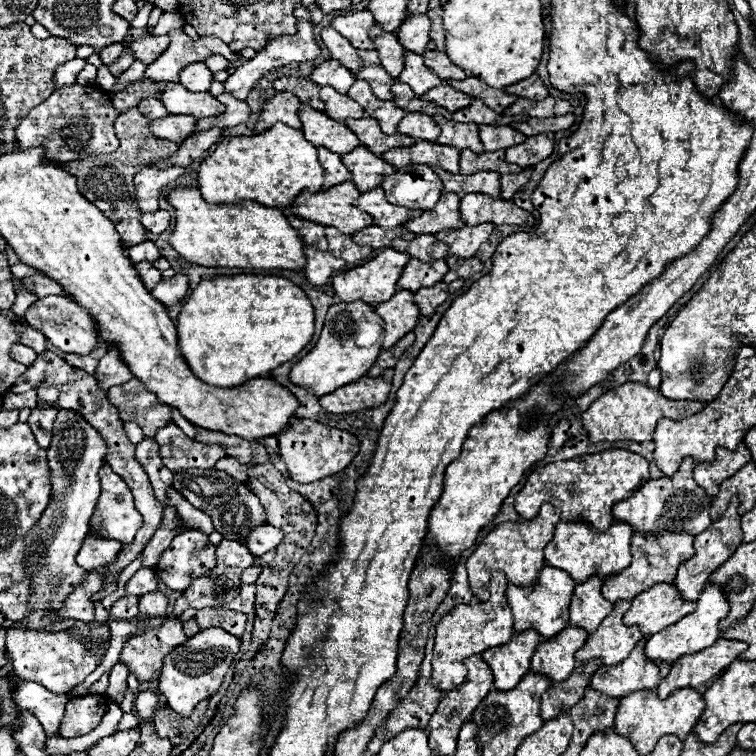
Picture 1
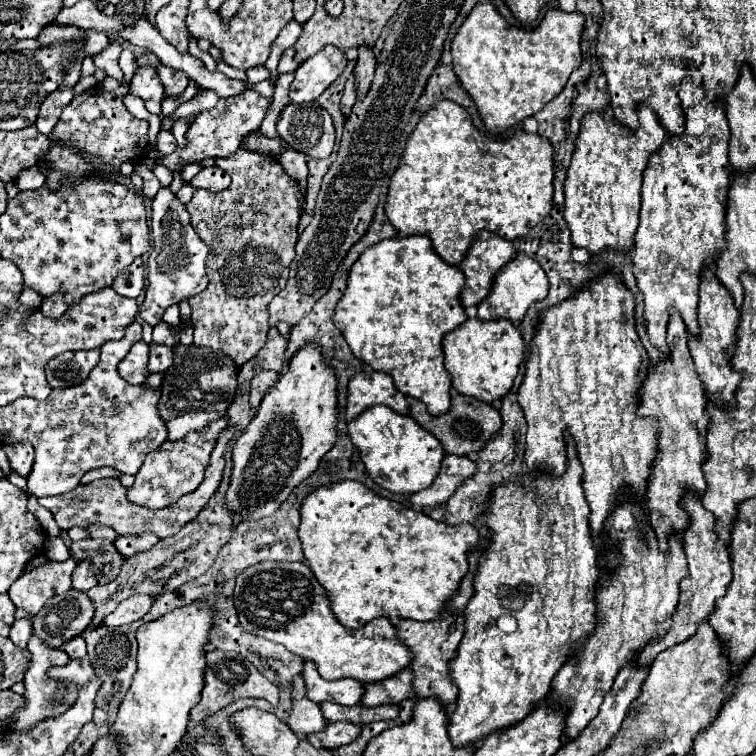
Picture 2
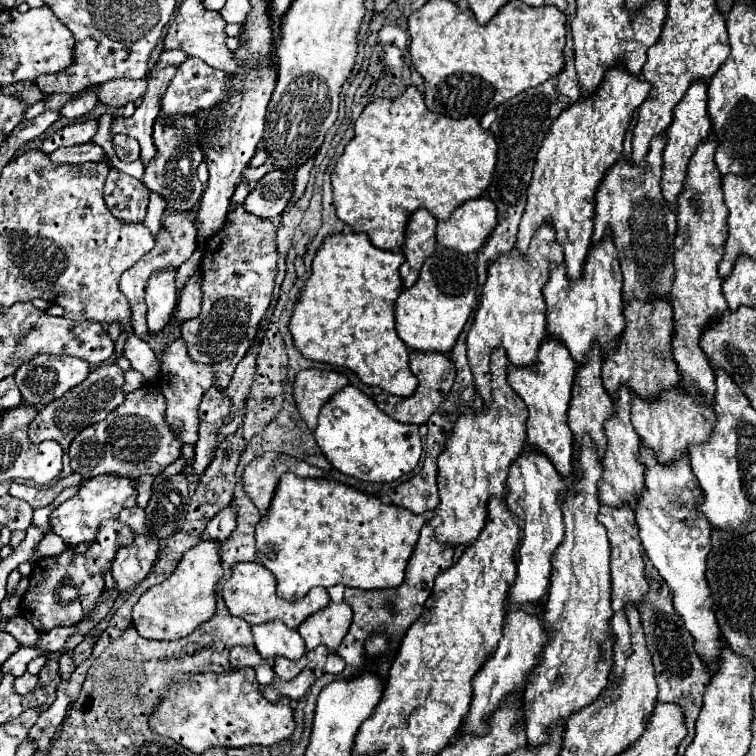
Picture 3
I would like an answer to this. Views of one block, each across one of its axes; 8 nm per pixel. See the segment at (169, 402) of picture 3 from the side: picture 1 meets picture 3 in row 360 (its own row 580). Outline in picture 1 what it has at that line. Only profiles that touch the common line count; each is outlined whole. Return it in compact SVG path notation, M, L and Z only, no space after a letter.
M184 532L174 536L162 552L156 574L168 588L184 592L194 578L206 576L212 568L216 568L216 556L208 536L204 532Z

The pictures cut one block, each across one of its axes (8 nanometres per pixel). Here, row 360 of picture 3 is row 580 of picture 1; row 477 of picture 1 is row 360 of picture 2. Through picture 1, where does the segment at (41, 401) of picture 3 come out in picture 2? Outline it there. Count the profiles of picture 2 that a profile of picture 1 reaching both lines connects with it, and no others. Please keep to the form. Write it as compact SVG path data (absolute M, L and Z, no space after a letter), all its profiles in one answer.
M78 350L78 352L64 352L52 358L46 366L46 378L52 388L66 388L82 384L90 370L98 364L100 350Z

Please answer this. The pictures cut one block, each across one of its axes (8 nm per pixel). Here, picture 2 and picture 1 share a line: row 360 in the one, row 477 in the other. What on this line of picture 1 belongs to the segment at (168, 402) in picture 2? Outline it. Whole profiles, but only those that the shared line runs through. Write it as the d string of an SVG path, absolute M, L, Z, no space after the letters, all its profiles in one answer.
M188 468L174 472L172 488L176 488L194 508L202 510L212 518L214 530L220 532L226 540L238 540L244 542L244 536L256 528L256 524L264 524L264 510L262 504L256 500L256 496L246 488L246 484L238 482L236 478L216 472L216 468Z

